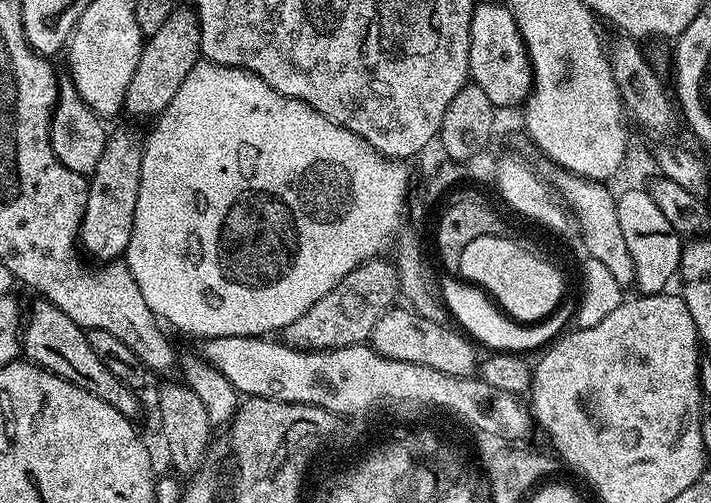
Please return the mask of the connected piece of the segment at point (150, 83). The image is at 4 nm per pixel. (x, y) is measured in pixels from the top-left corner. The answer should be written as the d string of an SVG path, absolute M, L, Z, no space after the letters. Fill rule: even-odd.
M177 6L162 22L159 28L144 41L144 49L140 52L138 66L134 69L134 78L126 90L124 99L124 112L132 116L149 116L155 118L160 115L174 94L178 94L178 86L186 82L186 74L194 70L194 66L201 59L200 54L200 27L198 18L191 7Z

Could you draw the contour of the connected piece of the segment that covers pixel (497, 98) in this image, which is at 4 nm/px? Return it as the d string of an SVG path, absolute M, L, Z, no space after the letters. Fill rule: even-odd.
M477 3L470 22L470 58L468 74L471 83L482 86L486 98L497 109L523 105L532 91L532 63L524 45L522 34L514 22L514 14L507 3Z

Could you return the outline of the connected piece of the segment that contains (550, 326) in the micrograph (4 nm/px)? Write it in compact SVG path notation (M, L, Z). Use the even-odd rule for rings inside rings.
M448 274L445 280L444 278L441 279L439 289L444 306L450 313L451 319L453 321L456 319L457 322L455 321L455 323L477 345L483 346L485 344L488 350L528 354L531 348L541 347L540 349L543 349L545 345L555 341L569 327L567 307L564 306L557 308L551 316L546 316L542 320L524 323L513 320L511 316L501 311L483 288L477 288L476 285L467 283L455 275Z

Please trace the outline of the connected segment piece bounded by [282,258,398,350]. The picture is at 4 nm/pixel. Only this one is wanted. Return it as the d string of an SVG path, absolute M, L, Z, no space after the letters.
M373 258L365 264L359 264L330 294L318 298L302 318L290 322L282 330L283 343L292 348L323 350L325 348L345 348L355 344L363 344L369 339L382 314L393 307L398 296L397 272L395 263L384 261L384 258Z

